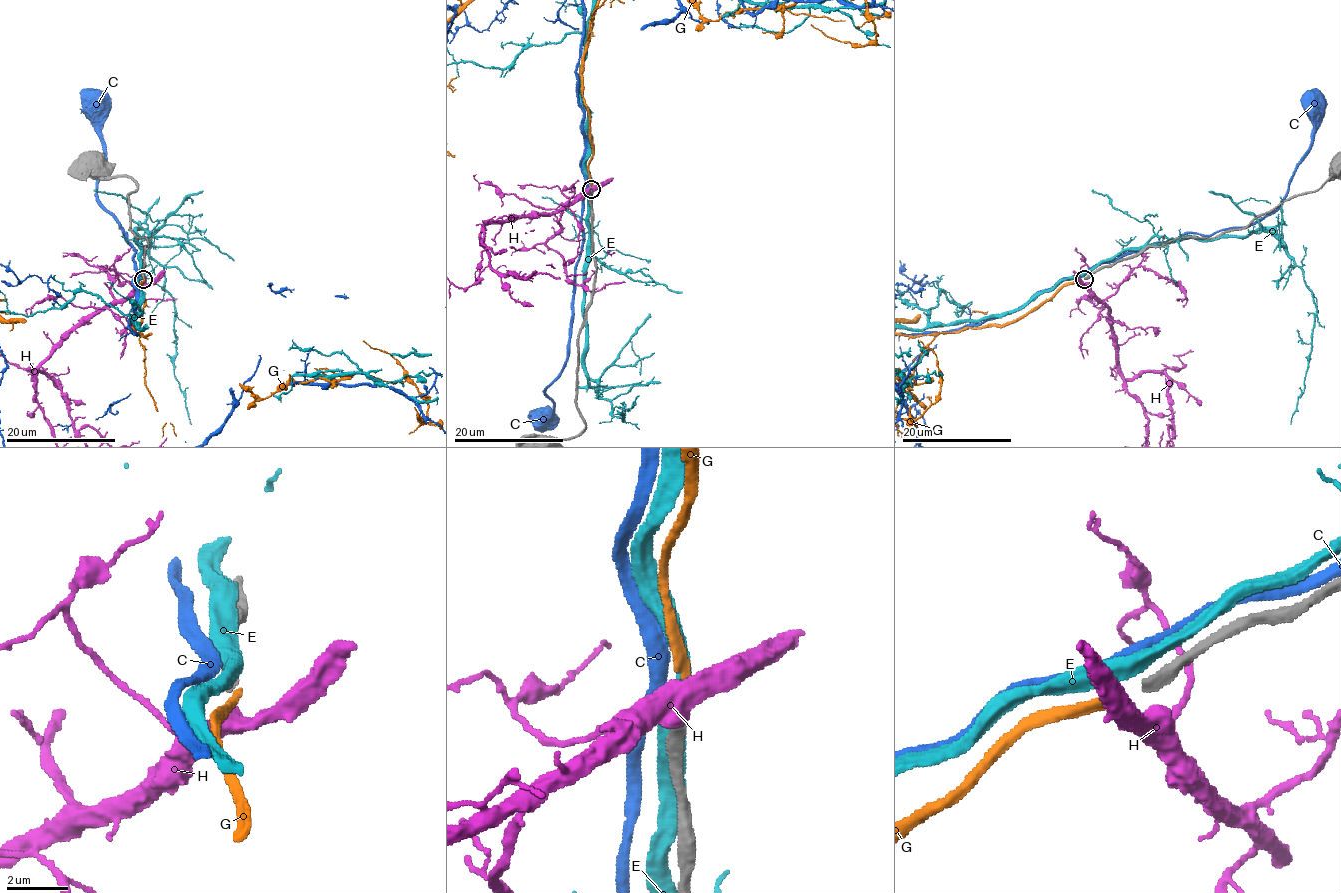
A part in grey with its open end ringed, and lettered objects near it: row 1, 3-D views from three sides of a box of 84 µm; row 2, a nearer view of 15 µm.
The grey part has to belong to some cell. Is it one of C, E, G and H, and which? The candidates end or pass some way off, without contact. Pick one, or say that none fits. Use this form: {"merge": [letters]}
{"merge": ["G"]}

